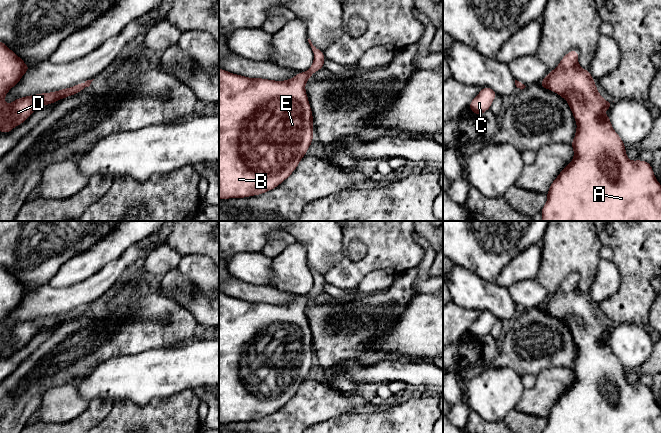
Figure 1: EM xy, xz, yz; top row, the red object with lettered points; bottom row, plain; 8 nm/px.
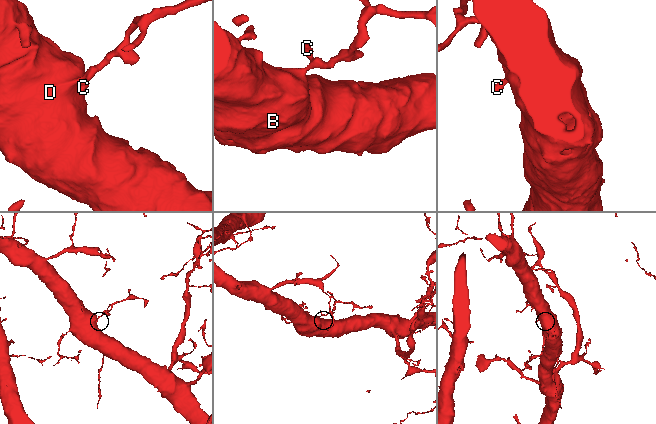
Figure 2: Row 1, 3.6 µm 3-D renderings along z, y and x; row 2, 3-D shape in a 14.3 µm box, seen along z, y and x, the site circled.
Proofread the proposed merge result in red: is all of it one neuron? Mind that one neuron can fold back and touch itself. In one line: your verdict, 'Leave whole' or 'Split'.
Leave whole

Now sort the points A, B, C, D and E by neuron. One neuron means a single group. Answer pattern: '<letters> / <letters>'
A B C D E

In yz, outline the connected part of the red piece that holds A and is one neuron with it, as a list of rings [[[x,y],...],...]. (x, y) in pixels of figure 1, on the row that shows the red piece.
[[[575,49],[568,52],[558,66],[539,82],[543,88],[557,93],[568,102],[577,125],[571,142],[574,158],[550,185],[547,202],[541,210],[541,221],[661,221],[661,184],[656,180],[651,164],[628,159],[625,143],[613,129],[609,118],[613,102],[603,99],[589,70],[580,67],[578,57]]]

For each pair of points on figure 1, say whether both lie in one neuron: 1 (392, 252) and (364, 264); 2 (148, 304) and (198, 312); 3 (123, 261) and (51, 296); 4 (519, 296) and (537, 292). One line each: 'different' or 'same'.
1: same
2: different
3: same
4: same

